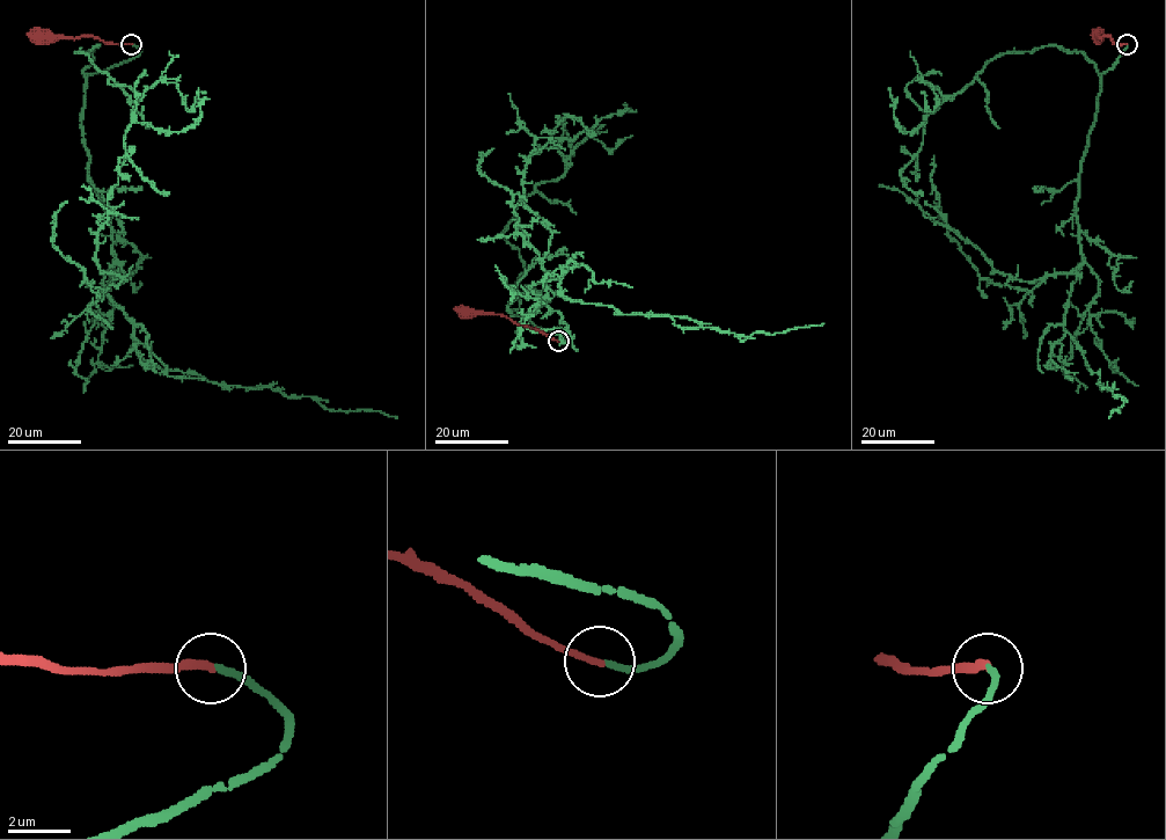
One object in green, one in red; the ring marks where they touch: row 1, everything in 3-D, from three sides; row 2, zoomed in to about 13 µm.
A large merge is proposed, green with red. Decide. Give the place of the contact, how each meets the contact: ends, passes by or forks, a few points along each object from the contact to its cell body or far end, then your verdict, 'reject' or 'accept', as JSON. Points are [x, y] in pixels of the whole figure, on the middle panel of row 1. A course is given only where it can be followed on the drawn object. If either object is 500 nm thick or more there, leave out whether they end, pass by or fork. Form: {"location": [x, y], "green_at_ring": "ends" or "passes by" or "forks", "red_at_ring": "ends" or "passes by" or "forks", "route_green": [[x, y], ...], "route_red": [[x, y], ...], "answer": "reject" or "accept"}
{"location": [558, 341], "green_at_ring": "ends", "red_at_ring": "ends", "route_green": [[558, 341], [512, 314], [515, 293], [541, 297], [533, 284], [559, 278], [572, 300], [741, 341], [824, 323]], "route_red": [[558, 341], [499, 314], [466, 311]], "answer": "accept"}

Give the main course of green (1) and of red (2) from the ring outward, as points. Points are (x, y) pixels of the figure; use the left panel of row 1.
1: (132, 44), (138, 56), (87, 77), (82, 130), (112, 239), (103, 282), (133, 348), (219, 385), (397, 417)
2: (131, 44), (115, 44), (90, 36), (39, 34)

